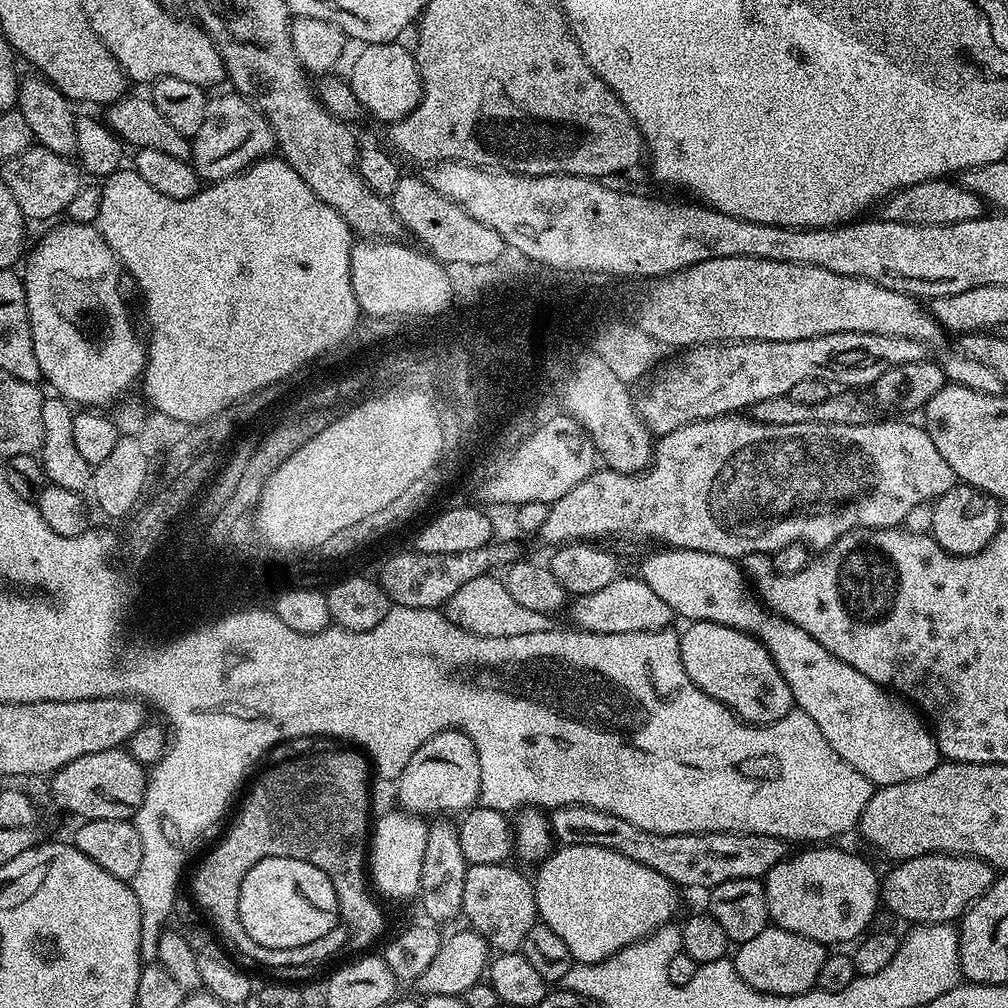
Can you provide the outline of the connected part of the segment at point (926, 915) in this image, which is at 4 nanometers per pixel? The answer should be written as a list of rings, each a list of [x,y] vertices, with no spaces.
[[[946,852],[915,856],[889,868],[888,877],[882,880],[883,907],[904,920],[912,920],[913,925],[942,924],[963,917],[977,898],[988,893],[994,879],[994,868],[988,861]]]

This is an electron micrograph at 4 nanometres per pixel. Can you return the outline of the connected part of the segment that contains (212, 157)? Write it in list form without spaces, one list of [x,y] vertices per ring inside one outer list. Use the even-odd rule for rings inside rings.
[[[239,94],[231,95],[213,95],[209,99],[206,119],[202,121],[198,134],[190,140],[190,163],[204,182],[237,176],[257,160],[265,159],[277,147],[270,122],[256,109],[255,104]]]

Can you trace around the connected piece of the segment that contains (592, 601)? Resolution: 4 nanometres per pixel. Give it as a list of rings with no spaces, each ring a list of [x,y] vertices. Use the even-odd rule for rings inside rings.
[[[617,575],[610,586],[602,586],[602,590],[594,590],[594,594],[577,596],[571,601],[572,620],[582,632],[598,634],[626,634],[627,632],[653,632],[659,628],[669,627],[674,620],[674,613],[639,575]]]

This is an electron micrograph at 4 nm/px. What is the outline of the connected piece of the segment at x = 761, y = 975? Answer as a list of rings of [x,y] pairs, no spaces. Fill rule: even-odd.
[[[775,926],[764,928],[762,934],[750,938],[750,942],[742,942],[735,952],[735,975],[740,976],[742,982],[754,986],[754,990],[779,996],[812,991],[816,987],[818,970],[822,970],[822,962],[826,962],[830,954],[829,949],[817,940]]]

